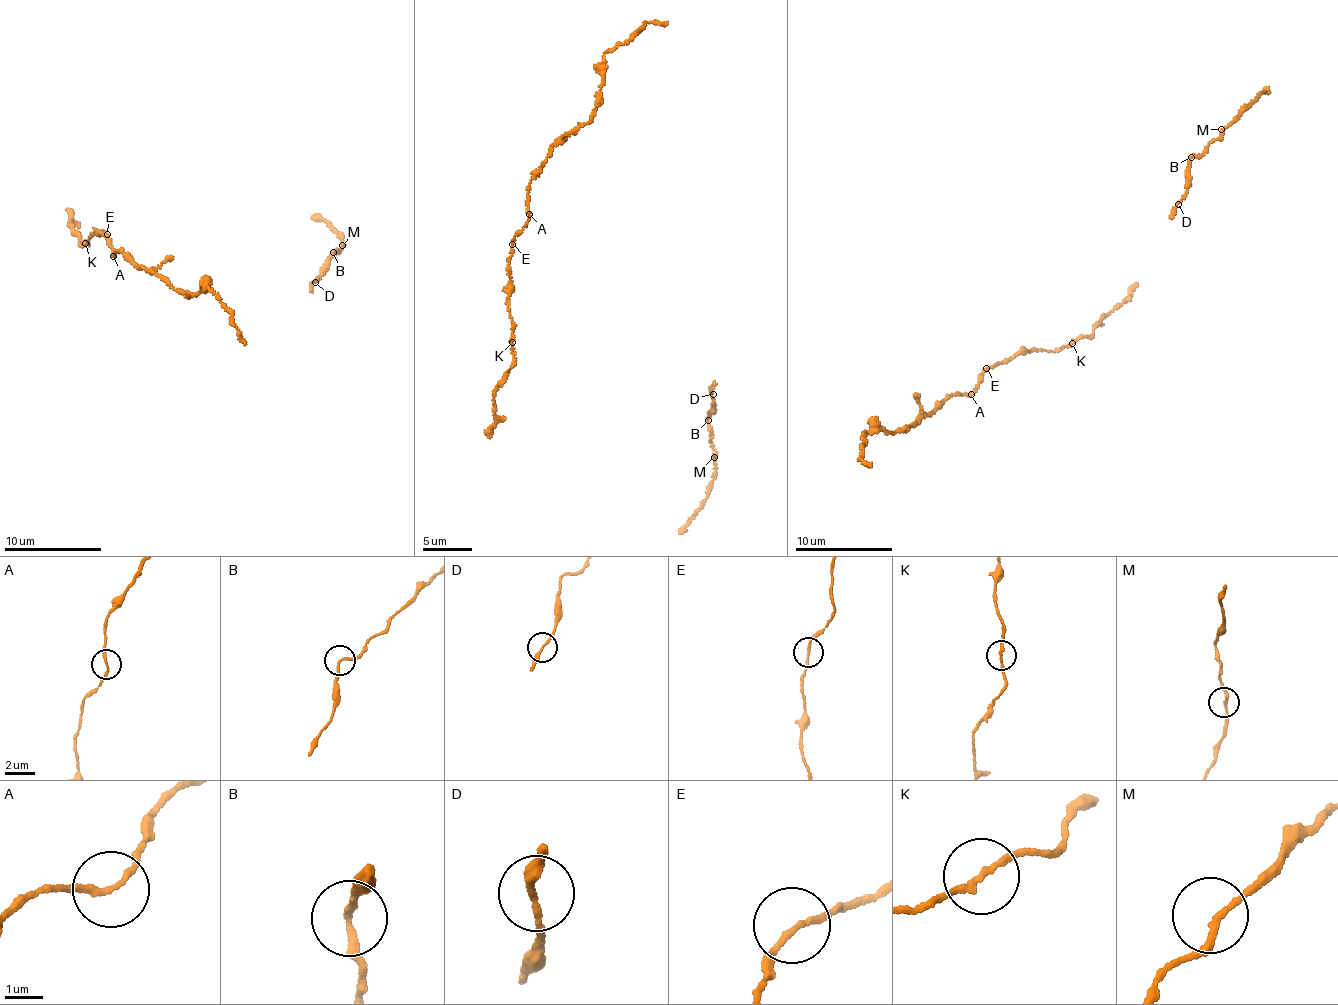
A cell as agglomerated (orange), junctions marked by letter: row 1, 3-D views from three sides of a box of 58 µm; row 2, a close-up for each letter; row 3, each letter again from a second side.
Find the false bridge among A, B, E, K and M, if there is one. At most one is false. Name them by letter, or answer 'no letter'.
no letter

